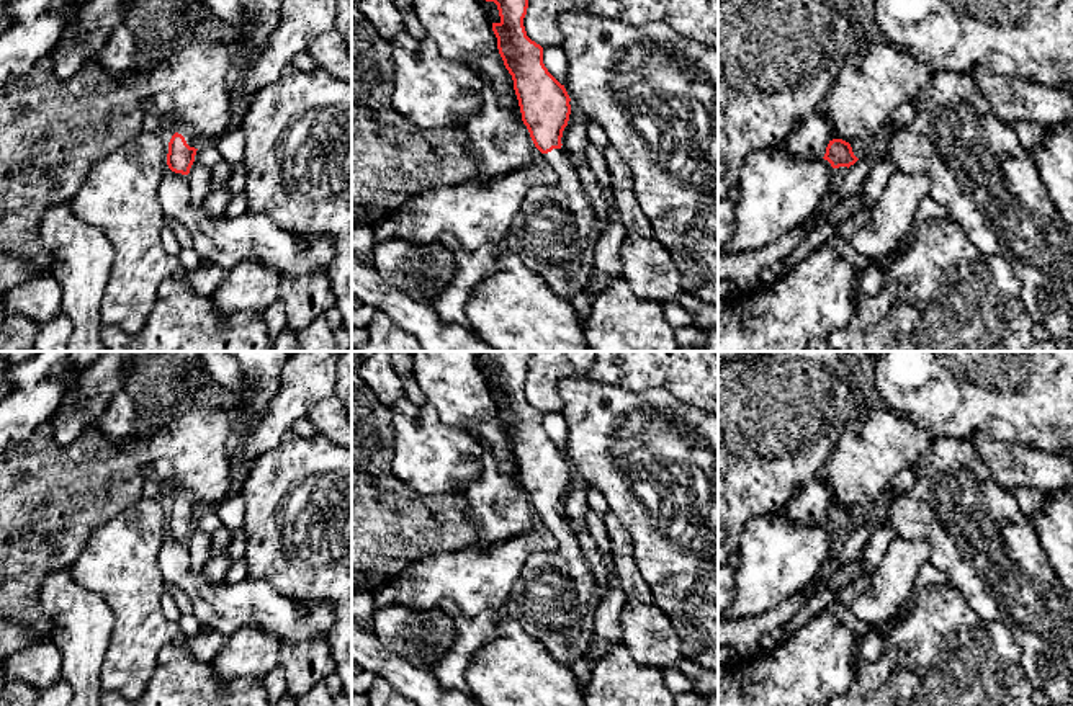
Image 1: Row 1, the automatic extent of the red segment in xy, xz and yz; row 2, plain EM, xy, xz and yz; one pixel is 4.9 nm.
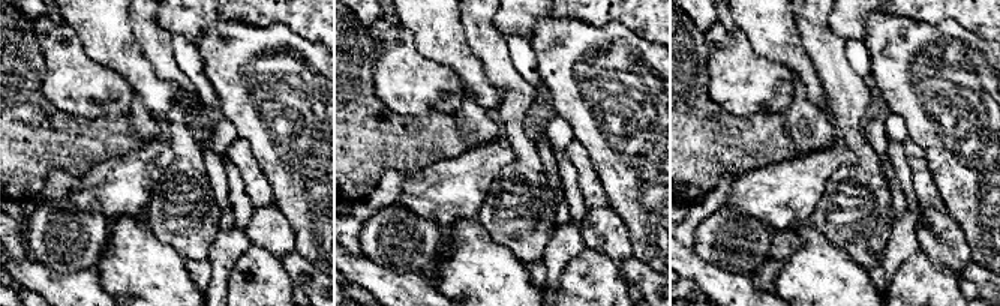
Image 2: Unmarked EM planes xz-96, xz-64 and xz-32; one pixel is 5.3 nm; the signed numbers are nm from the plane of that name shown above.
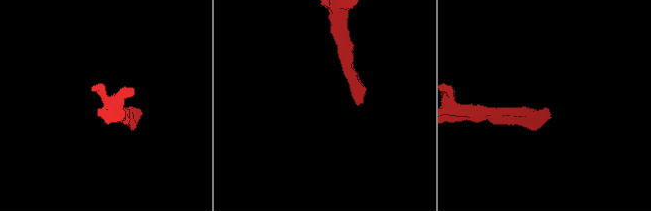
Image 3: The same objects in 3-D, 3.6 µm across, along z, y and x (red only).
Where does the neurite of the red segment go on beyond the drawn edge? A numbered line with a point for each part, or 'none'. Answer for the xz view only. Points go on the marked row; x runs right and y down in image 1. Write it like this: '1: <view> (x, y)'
1: xz (555, 234)

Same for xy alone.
1: xy (192, 139)

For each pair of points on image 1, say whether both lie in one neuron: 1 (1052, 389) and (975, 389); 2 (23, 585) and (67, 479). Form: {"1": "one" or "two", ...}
{"1": "one", "2": "one"}

